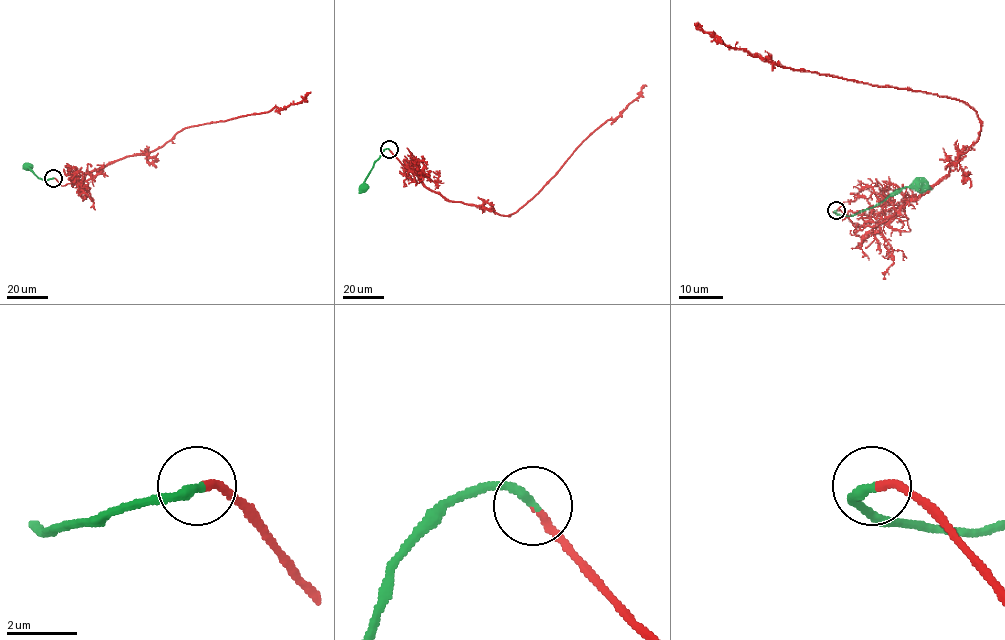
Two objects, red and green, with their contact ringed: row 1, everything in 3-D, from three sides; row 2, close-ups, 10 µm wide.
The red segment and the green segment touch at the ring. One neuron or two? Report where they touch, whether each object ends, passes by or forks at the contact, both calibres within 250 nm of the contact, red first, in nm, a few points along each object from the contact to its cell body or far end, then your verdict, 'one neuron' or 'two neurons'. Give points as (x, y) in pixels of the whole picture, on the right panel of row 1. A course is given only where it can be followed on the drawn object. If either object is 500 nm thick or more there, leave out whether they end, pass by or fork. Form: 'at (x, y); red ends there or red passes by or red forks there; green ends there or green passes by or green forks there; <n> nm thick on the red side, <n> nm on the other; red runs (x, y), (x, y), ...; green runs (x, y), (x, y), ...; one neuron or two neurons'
at (836, 210); red ends there; green ends there; 220 nm thick on the red side, 280 nm on the other; red runs (837, 210), (856, 227), (886, 218), (947, 174), (980, 119), (952, 98), (780, 67), (698, 22); green runs (837, 210), (840, 215), (852, 216), (874, 207), (916, 182), (920, 183); one neuron

